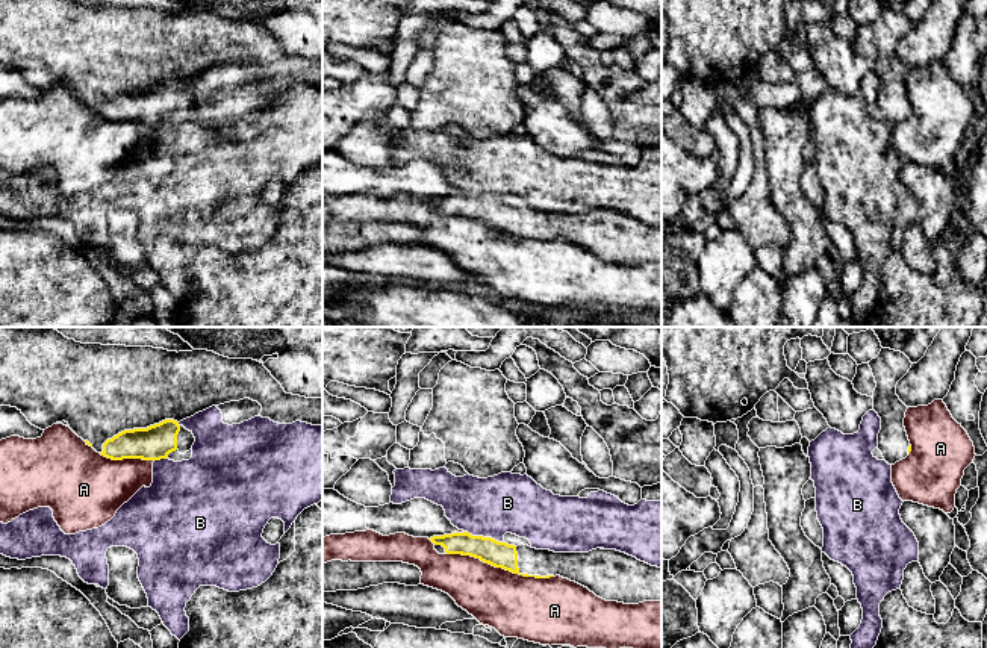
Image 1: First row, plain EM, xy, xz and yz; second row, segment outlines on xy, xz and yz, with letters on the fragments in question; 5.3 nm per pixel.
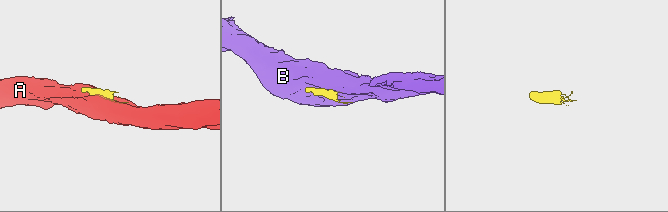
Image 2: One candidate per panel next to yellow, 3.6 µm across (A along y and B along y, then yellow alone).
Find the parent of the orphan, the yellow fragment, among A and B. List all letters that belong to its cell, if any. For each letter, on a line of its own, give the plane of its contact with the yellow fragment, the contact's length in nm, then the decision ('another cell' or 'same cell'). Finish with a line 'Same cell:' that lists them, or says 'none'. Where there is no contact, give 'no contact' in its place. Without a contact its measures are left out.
A: contact in xz; length 600 nm; another cell
B: contact in xz; length 220 nm; another cell
Same cell: none

